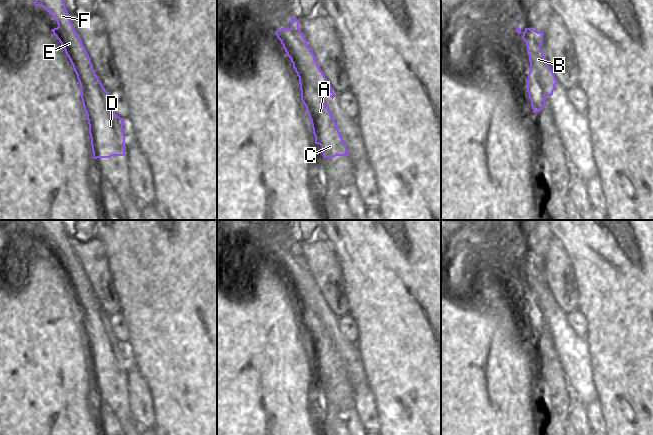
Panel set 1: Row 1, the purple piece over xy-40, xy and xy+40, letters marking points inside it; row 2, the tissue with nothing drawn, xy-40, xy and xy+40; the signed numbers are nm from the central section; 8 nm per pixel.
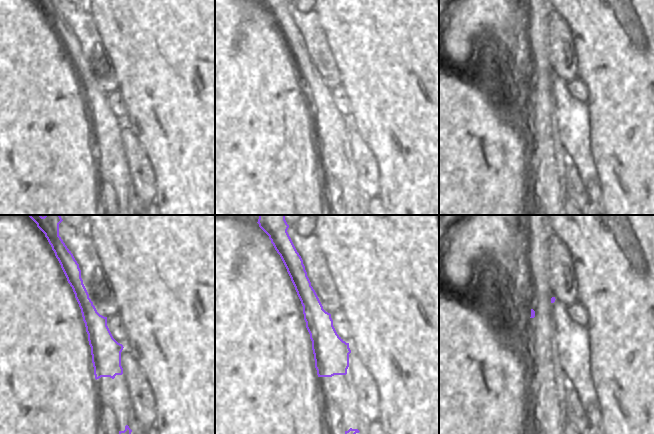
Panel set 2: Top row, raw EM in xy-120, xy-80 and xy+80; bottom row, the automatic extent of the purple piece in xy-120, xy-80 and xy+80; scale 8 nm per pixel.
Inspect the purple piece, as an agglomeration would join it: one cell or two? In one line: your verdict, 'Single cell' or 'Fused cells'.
Single cell.

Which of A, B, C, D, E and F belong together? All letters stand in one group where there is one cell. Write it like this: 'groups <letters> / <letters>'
groups A B C D E F

